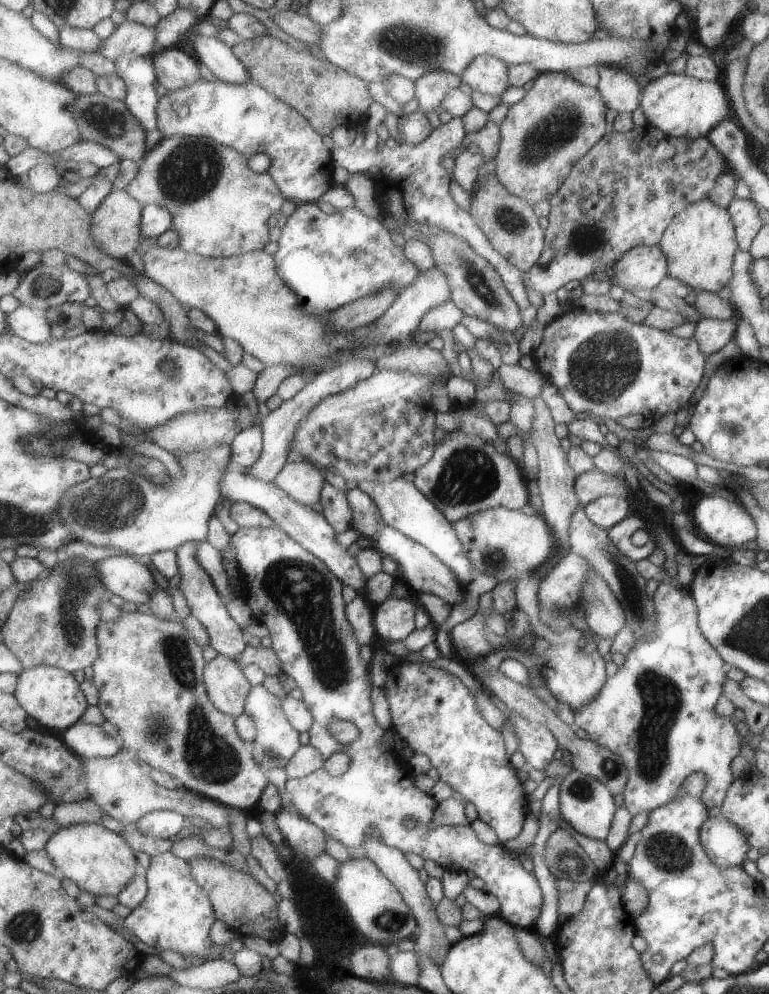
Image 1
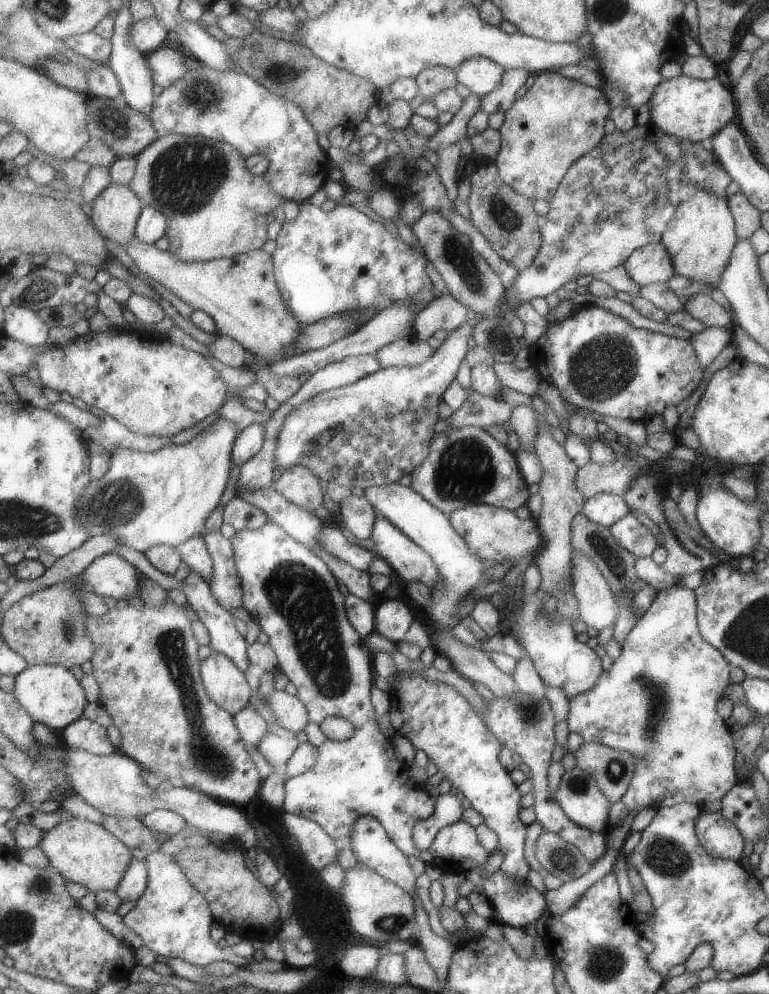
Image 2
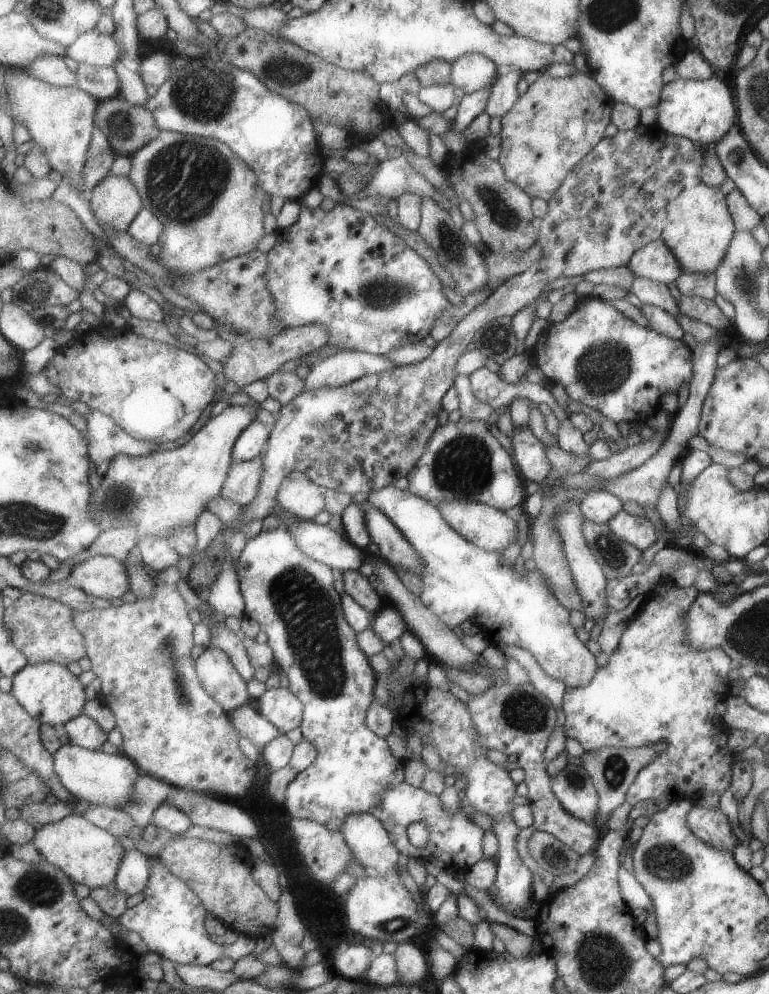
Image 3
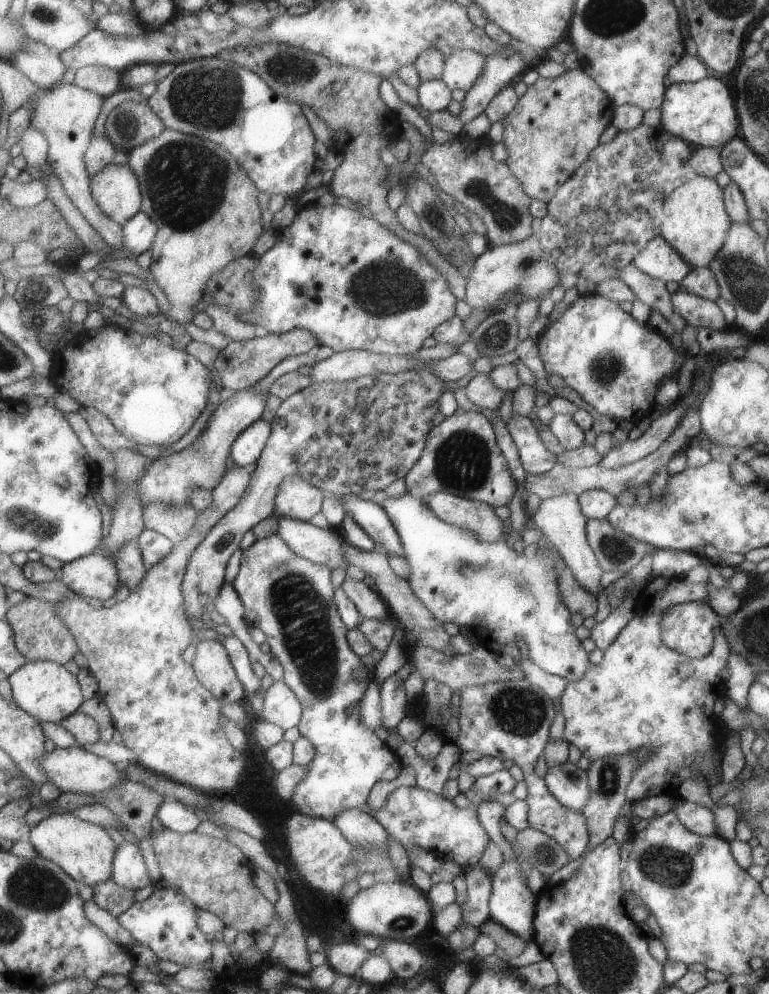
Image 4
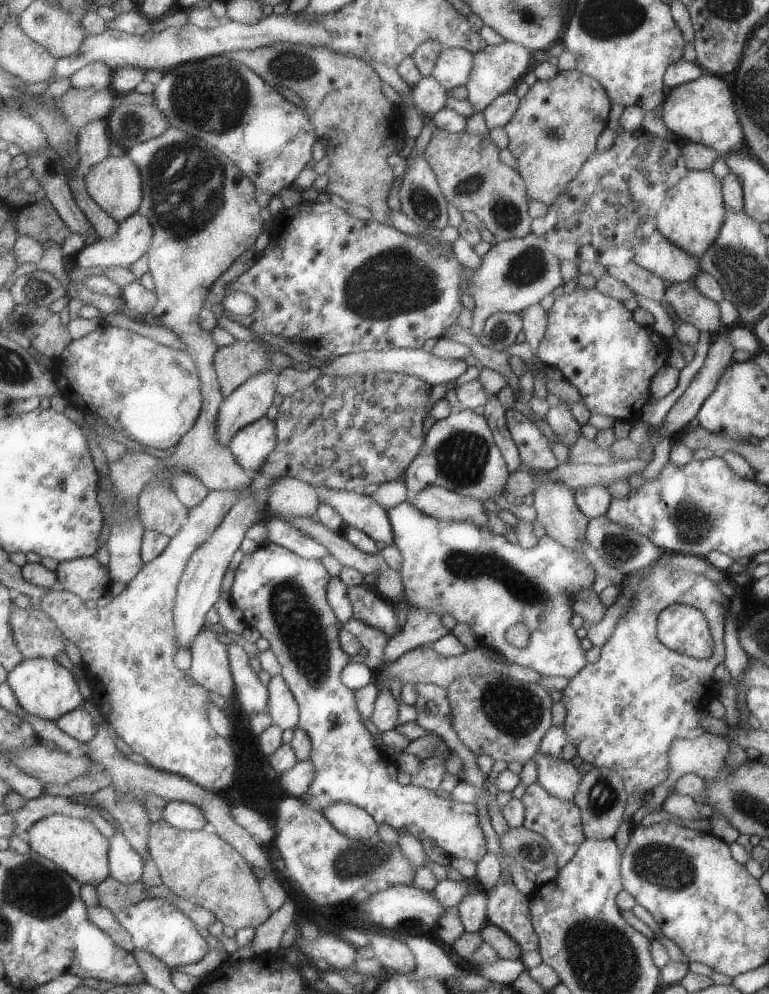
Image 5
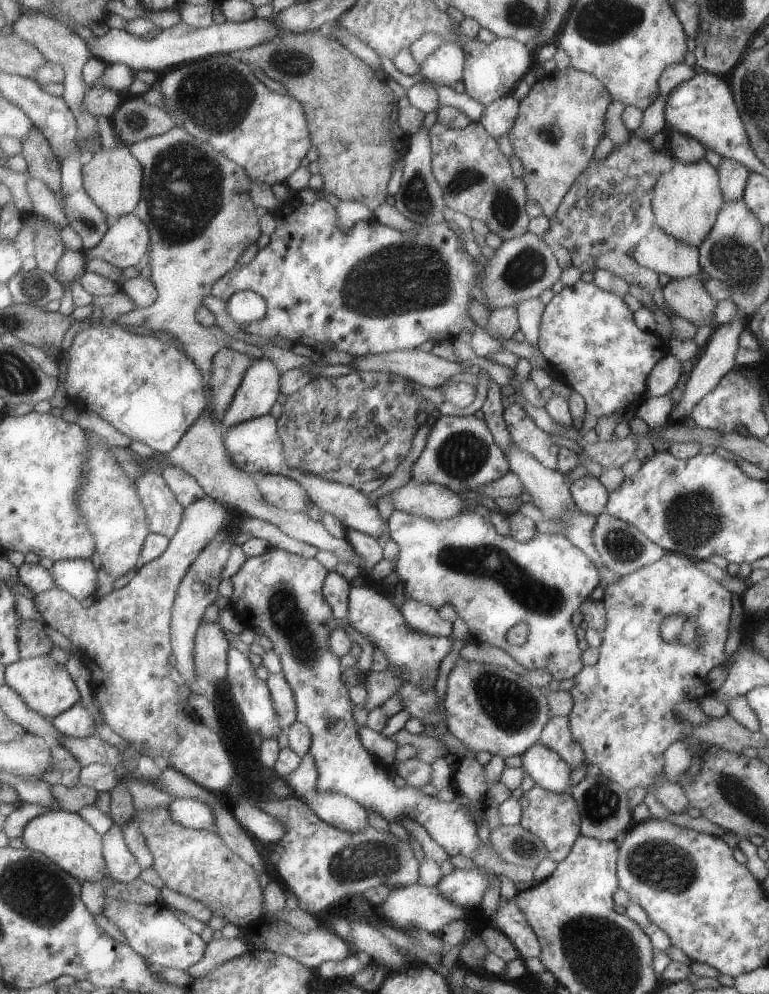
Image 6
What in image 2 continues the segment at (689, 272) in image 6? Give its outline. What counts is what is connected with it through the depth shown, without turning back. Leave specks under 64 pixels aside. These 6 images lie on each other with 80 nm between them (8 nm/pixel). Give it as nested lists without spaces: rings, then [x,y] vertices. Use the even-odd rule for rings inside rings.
[[[661,242],[633,250],[623,262],[627,276],[638,286],[667,283],[673,275],[673,264]]]

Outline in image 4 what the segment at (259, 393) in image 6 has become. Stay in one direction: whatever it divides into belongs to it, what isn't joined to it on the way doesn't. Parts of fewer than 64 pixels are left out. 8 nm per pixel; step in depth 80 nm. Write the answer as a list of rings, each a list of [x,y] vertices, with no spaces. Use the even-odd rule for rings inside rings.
[[[253,387],[237,391],[235,396],[216,408],[203,431],[190,445],[168,456],[152,459],[152,463],[146,466],[146,471],[136,486],[144,508],[145,504],[149,503],[163,503],[168,507],[176,505],[191,507],[192,497],[198,489],[214,491],[219,487],[230,466],[233,443],[242,432],[261,419],[268,395],[255,394]]]

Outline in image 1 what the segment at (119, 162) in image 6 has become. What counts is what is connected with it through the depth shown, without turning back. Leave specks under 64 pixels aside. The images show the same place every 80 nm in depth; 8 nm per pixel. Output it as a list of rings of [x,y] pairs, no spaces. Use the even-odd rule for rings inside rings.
[[[125,189],[115,190],[101,203],[101,206],[92,214],[93,240],[107,254],[116,259],[127,261],[129,256],[142,242],[142,215],[144,205],[140,200],[131,196]]]

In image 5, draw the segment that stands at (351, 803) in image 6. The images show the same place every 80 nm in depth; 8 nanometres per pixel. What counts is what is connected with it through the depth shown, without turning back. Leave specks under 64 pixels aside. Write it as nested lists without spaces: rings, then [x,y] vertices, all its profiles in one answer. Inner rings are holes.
[[[336,802],[323,813],[345,836],[368,839],[377,835],[377,823],[365,808],[346,802]]]

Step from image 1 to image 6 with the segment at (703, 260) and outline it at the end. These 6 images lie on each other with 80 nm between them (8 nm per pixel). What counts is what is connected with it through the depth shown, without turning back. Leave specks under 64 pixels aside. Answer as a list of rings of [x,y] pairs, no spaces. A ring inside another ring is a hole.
[[[675,158],[671,168],[658,176],[651,201],[655,225],[675,240],[697,248],[713,228],[723,203],[717,171],[705,159],[684,163]]]

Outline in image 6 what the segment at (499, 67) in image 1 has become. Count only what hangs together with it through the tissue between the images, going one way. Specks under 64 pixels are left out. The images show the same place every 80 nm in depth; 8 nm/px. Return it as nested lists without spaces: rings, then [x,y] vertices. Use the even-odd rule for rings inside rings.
[[[441,43],[432,55],[418,65],[419,74],[433,85],[453,87],[455,82],[462,80],[465,53],[459,45]]]

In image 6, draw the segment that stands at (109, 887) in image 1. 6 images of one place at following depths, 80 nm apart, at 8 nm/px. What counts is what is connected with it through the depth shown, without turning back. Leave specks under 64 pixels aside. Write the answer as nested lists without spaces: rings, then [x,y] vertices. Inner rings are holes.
[[[61,808],[31,819],[25,829],[23,840],[29,849],[45,853],[53,862],[77,877],[82,883],[103,880],[110,872],[104,857],[104,836],[79,813]]]

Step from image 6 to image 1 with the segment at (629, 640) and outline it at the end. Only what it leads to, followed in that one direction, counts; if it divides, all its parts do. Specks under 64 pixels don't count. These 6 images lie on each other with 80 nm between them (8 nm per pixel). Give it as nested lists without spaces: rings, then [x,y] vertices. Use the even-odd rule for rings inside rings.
[[[665,580],[658,584],[652,599],[656,608],[654,632],[645,639],[635,639],[623,666],[619,666],[612,677],[607,677],[592,701],[573,711],[574,726],[575,729],[582,728],[589,739],[622,758],[628,780],[621,793],[624,806],[631,816],[649,812],[671,800],[676,795],[676,788],[692,772],[703,773],[706,778],[700,796],[702,803],[707,808],[719,807],[733,780],[729,764],[734,756],[741,754],[741,738],[733,720],[720,717],[713,709],[721,695],[721,684],[729,666],[701,634],[696,606],[689,589],[674,587]]]

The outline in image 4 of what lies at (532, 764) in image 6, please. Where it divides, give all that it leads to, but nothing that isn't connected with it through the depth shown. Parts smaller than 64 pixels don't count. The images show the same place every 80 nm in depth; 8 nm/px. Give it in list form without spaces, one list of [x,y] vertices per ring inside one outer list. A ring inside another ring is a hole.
[[[568,760],[563,764],[548,767],[544,781],[547,790],[572,811],[581,813],[590,799],[586,771]]]

